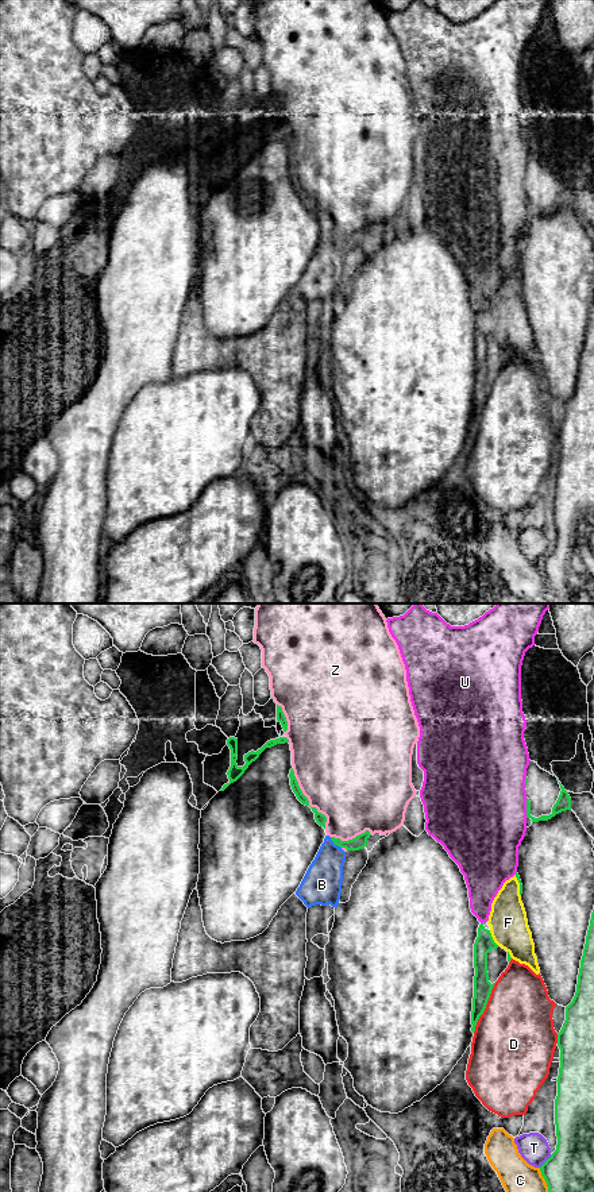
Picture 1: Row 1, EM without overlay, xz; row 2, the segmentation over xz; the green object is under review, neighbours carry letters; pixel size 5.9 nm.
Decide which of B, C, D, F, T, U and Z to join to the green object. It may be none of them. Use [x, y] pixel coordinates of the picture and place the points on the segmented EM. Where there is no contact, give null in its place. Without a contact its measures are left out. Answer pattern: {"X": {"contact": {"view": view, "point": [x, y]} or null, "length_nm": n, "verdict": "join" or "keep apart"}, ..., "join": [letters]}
{"B": {"contact": {"view": "xz", "point": [335, 844]}, "length_nm": 100, "verdict": "keep apart"}, "C": {"contact": {"view": "xz", "point": [544, 1179]}, "length_nm": 160, "verdict": "keep apart"}, "D": {"contact": {"view": "xz", "point": [485, 1007]}, "length_nm": 320, "verdict": "keep apart"}, "F": {"contact": {"view": "xz", "point": [492, 938]}, "length_nm": 110, "verdict": "keep apart"}, "T": {"contact": {"view": "xz", "point": [546, 1161]}, "length_nm": 110, "verdict": "keep apart"}, "U": {"contact": {"view": "xz", "point": [527, 807]}, "length_nm": 120, "verdict": "keep apart"}, "Z": {"contact": {"view": "xz", "point": [308, 801]}, "length_nm": 420, "verdict": "keep apart"}, "join": []}

